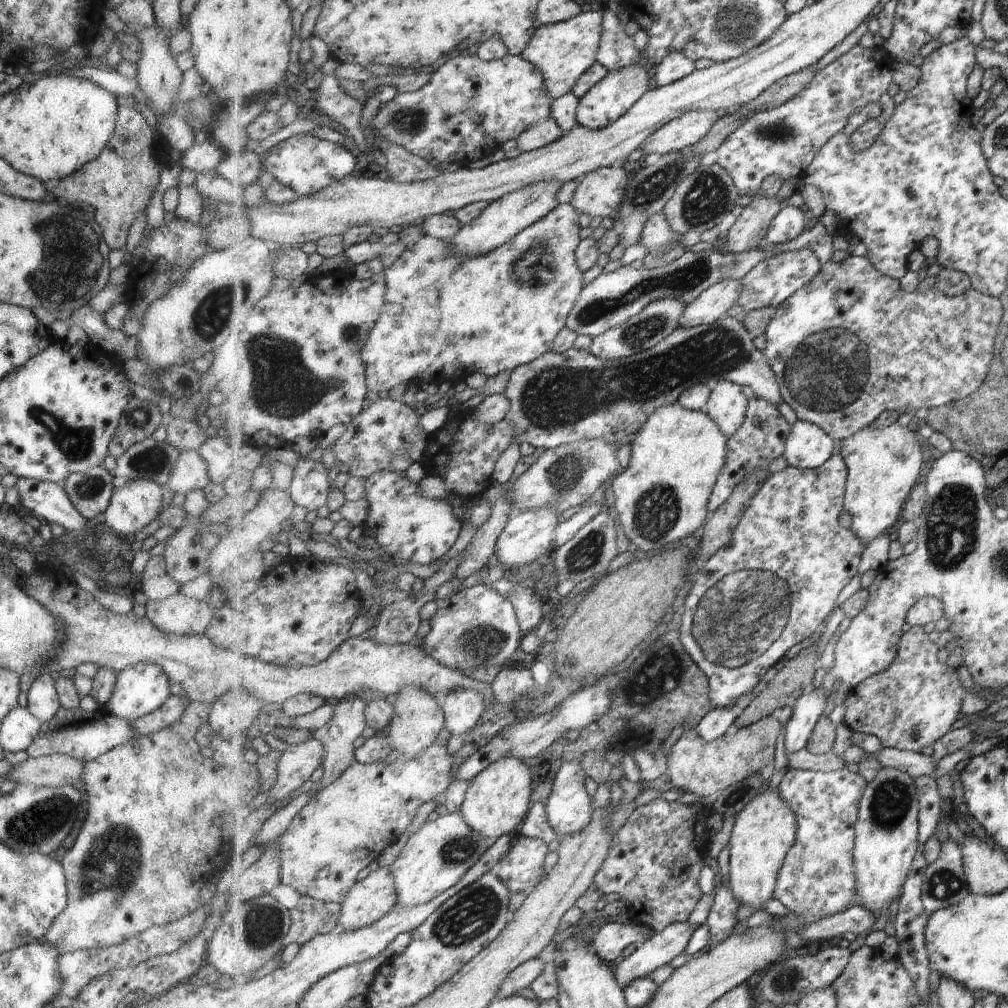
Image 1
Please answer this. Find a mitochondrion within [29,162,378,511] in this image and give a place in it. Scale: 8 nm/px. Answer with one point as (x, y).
(284, 388)

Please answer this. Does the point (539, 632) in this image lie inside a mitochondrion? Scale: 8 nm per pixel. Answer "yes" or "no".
no

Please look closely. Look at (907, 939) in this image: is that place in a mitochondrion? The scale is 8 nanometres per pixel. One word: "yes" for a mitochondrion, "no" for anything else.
no

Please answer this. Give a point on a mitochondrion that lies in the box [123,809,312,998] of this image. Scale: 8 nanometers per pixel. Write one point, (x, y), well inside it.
(260, 927)

